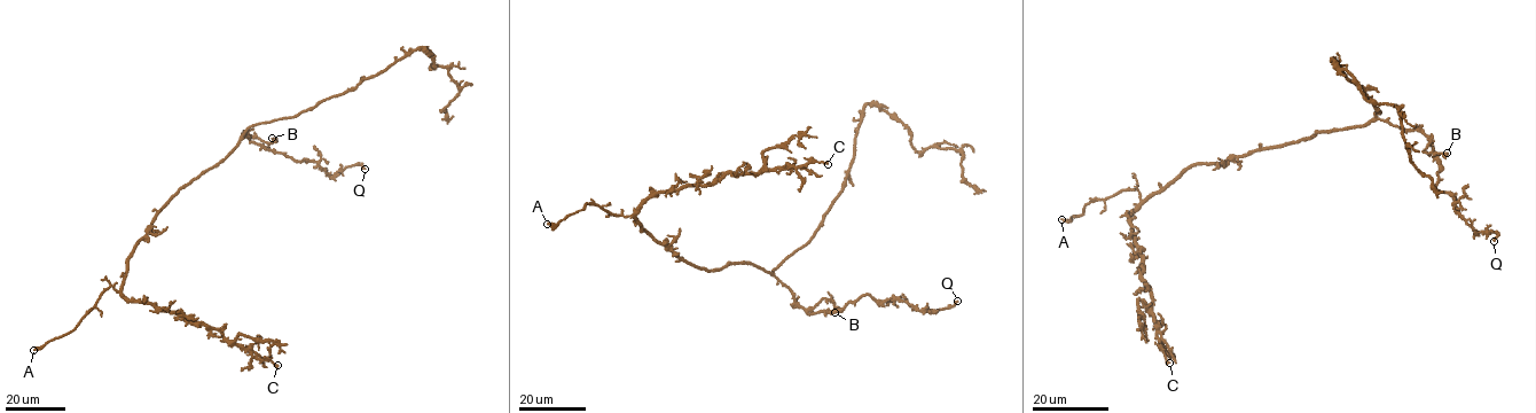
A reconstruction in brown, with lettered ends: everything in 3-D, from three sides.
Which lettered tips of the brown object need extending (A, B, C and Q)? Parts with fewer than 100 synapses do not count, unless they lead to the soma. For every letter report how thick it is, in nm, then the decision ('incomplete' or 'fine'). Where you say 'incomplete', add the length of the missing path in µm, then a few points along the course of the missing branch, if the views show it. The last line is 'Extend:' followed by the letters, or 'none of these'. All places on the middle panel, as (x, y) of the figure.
A: calibre 260 nm; incomplete; missing 3 µm
B: calibre 240 nm; fine
C: calibre 160 nm; fine
Q: calibre 170 nm; fine
Extend: A

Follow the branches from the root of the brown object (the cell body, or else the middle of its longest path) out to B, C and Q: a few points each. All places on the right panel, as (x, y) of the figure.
B: (1342, 129), (1382, 119), (1403, 130), (1418, 130), (1431, 141), (1425, 150), (1428, 153), (1447, 153)
C: (1342, 129), (1317, 131), (1221, 163), (1196, 163), (1133, 211), (1142, 277), (1169, 363)
Q: (1342, 129), (1378, 119), (1419, 130), (1440, 161), (1436, 189), (1452, 195), (1475, 231), (1498, 234), (1494, 241)

